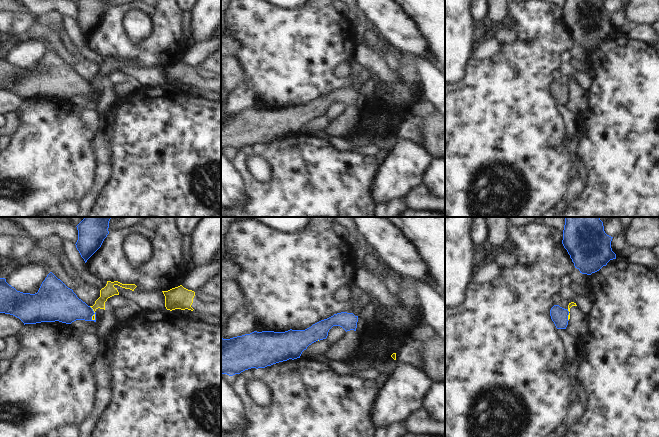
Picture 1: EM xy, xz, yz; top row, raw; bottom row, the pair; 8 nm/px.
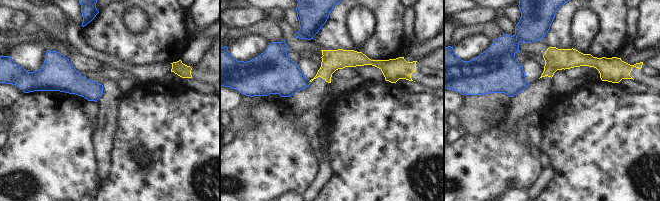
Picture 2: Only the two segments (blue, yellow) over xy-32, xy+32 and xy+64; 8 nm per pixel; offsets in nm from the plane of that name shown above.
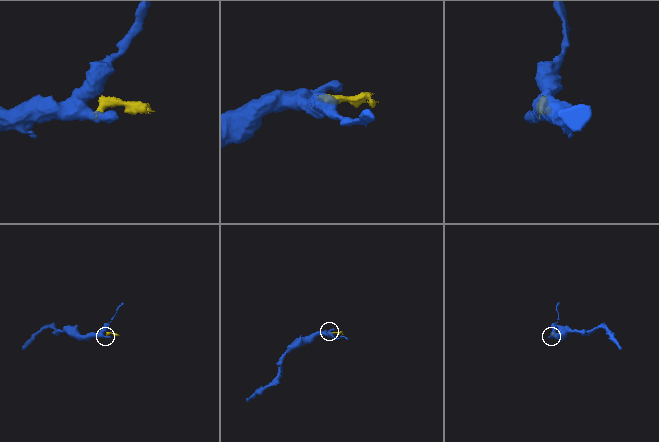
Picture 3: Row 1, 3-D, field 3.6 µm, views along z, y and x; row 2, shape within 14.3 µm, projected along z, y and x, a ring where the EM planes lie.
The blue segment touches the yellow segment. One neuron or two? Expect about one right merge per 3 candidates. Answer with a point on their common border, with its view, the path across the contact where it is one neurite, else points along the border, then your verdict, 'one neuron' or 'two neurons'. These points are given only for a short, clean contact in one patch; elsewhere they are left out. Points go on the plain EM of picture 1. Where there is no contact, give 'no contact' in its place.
contact xy (94, 89); border xy (89, 82), (94, 89), (94, 96); two neurons

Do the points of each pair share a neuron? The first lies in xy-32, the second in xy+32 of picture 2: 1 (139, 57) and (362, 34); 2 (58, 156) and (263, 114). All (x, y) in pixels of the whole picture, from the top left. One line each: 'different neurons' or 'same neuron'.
1: different neurons
2: same neuron

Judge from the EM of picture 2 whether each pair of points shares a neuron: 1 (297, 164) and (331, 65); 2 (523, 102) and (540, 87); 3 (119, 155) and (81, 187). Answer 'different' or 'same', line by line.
1: different
2: same
3: different

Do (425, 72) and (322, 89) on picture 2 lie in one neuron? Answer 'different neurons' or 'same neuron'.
same neuron

